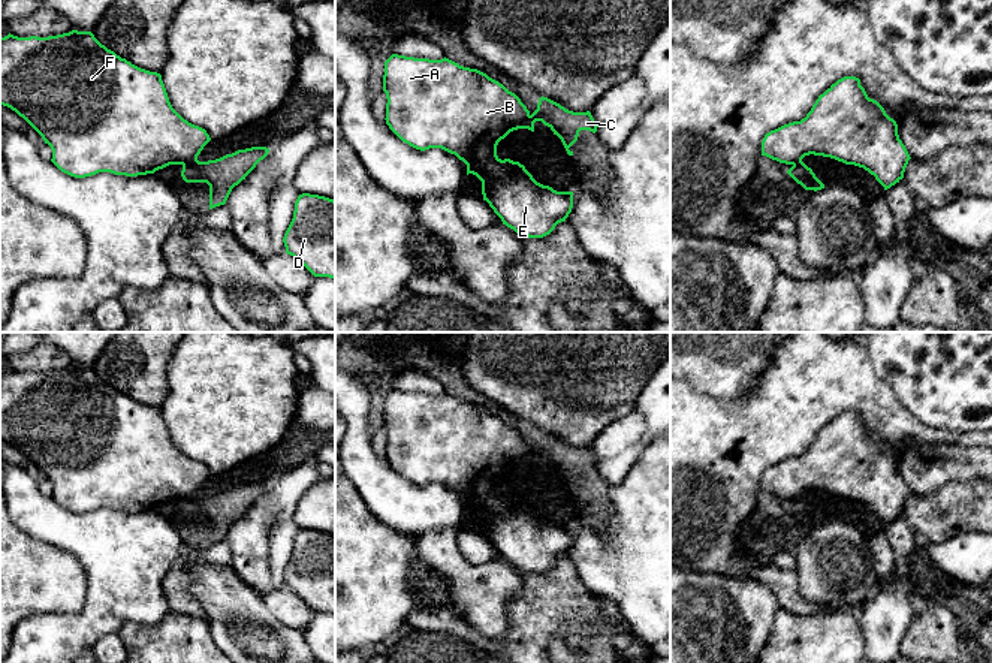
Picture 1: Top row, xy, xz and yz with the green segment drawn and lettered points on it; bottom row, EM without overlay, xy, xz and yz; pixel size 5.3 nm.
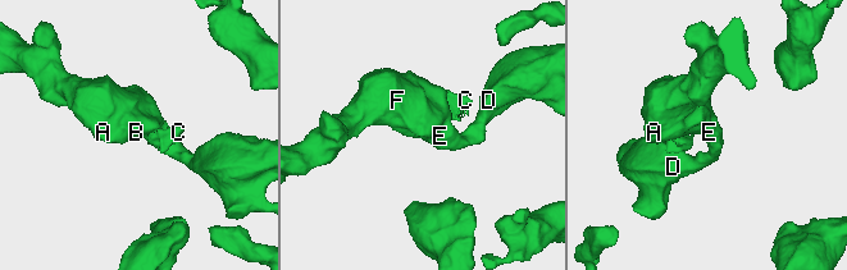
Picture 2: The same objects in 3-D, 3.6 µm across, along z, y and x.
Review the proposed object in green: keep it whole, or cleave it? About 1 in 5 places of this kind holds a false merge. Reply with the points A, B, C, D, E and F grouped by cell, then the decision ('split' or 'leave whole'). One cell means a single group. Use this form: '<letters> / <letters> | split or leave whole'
A B D E F / C | split

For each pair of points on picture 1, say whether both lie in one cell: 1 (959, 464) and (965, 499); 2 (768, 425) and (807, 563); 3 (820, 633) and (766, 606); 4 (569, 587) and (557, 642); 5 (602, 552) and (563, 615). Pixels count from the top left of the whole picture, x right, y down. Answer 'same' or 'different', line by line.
1: different
2: different
3: different
4: different
5: different

